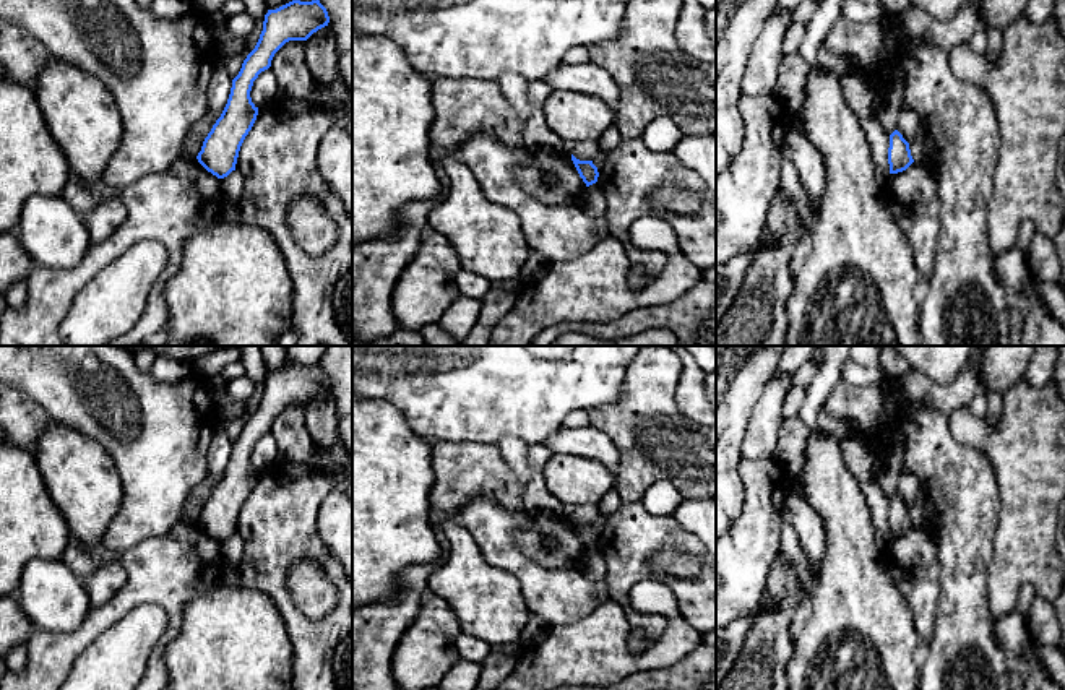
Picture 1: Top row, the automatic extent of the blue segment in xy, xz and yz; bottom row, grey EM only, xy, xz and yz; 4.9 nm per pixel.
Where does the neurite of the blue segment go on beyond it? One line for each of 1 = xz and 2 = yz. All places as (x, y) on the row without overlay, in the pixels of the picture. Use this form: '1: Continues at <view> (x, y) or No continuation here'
1: No continuation here
2: No continuation here

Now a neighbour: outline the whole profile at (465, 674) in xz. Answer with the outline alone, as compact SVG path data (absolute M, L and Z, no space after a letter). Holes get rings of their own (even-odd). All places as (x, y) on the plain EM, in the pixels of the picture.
M458 659L437 685L438 690L474 690L482 672L481 662Z

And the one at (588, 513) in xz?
M597 503L578 505L570 510L570 516L580 524L593 524L599 518Z

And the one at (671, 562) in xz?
M664 549L653 560L653 576L669 578L698 578L701 575L701 560L696 555L680 552L679 549Z

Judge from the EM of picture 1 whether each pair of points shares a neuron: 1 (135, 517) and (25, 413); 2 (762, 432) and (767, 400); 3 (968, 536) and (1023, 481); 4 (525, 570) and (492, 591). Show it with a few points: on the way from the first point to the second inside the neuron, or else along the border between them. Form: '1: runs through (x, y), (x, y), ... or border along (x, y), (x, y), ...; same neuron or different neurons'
1: border along (25, 393), (52, 421); different neurons
2: runs through (765, 424), (767, 408); same neuron
3: border along (991, 466), (999, 495), (994, 541); different neurons
4: border along (482, 556), (517, 580), (530, 612); different neurons

